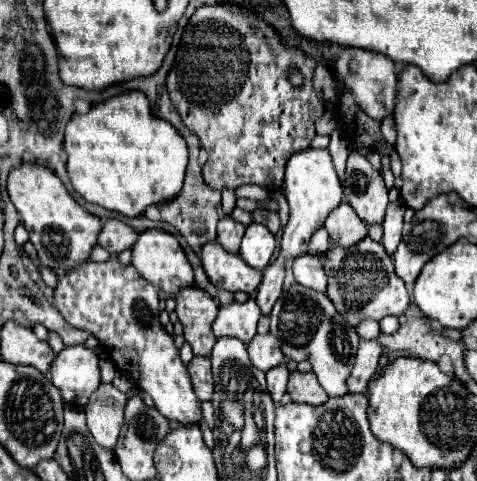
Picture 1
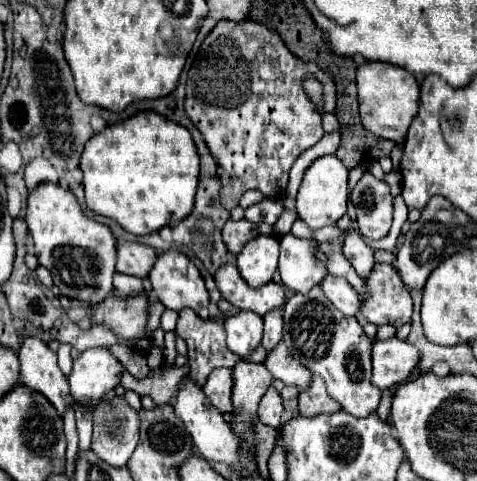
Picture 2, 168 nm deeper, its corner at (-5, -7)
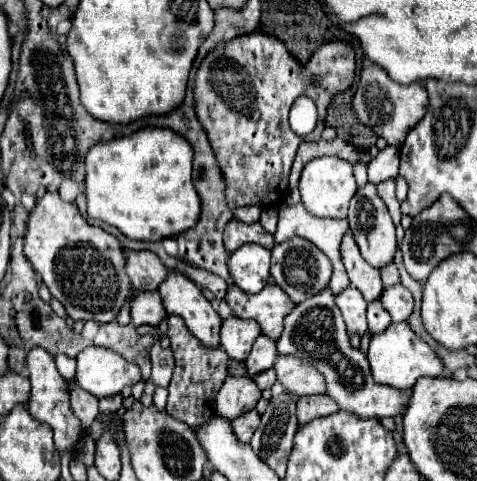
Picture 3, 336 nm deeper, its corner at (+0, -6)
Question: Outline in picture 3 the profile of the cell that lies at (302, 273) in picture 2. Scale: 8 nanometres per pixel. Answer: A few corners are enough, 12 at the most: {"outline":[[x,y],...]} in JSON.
{"outline":[[304,238],[272,248],[270,276],[300,304],[326,290],[328,256]]}

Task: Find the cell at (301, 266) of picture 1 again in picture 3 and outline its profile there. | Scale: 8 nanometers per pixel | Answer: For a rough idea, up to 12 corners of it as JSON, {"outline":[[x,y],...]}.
{"outline":[[358,290],[336,296],[348,334],[368,334],[366,302]]}

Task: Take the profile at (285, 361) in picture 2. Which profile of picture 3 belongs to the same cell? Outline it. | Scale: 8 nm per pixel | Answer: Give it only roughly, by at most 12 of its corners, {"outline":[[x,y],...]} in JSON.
{"outline":[[278,356],[288,394],[326,394],[324,376],[304,360]]}

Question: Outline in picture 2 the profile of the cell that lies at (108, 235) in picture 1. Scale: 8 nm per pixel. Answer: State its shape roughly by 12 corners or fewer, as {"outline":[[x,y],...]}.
{"outline":[[135,241],[117,243],[117,271],[147,277],[157,253]]}

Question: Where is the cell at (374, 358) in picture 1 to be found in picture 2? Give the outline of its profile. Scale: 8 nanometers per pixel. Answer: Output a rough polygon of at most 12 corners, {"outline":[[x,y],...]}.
{"outline":[[397,337],[373,343],[377,389],[403,383],[419,351]]}

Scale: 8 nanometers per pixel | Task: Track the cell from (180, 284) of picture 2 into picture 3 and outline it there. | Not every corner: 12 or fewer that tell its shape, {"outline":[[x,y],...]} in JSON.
{"outline":[[180,272],[160,284],[168,314],[204,348],[218,348],[222,318]]}

